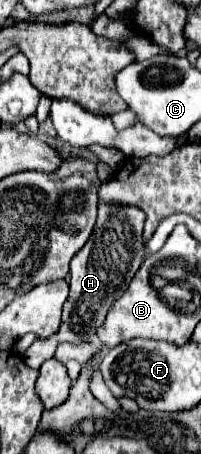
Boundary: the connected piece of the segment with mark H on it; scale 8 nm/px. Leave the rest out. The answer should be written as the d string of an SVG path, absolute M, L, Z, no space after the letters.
M104 204L98 206L98 222L94 226L94 232L86 246L72 258L70 262L70 296L64 302L62 322L58 332L46 340L36 340L24 354L24 360L28 366L38 368L44 360L48 360L56 346L60 342L70 344L82 344L84 342L84 326L70 324L72 318L78 322L78 318L84 316L84 308L110 308L126 290L132 276L138 272L142 260L144 260L144 244L142 244L142 228L144 228L144 214L142 210L134 206L116 206L116 204Z

